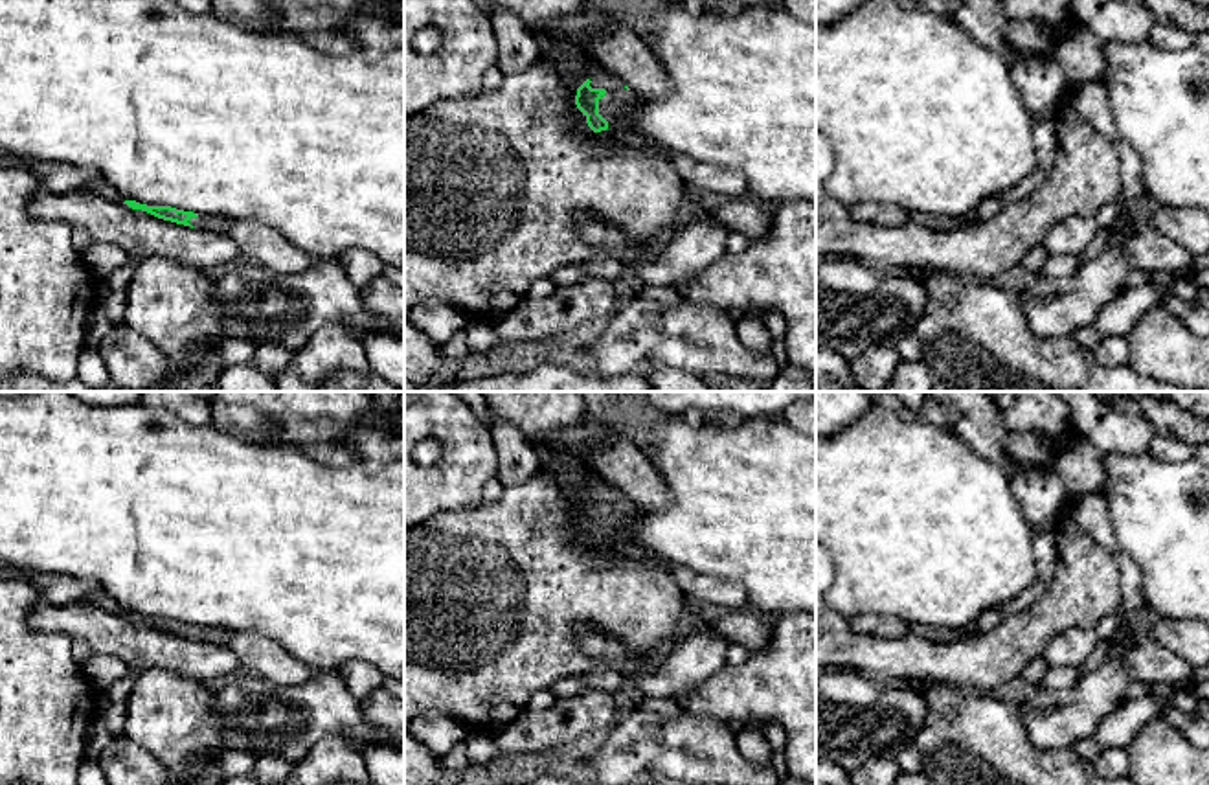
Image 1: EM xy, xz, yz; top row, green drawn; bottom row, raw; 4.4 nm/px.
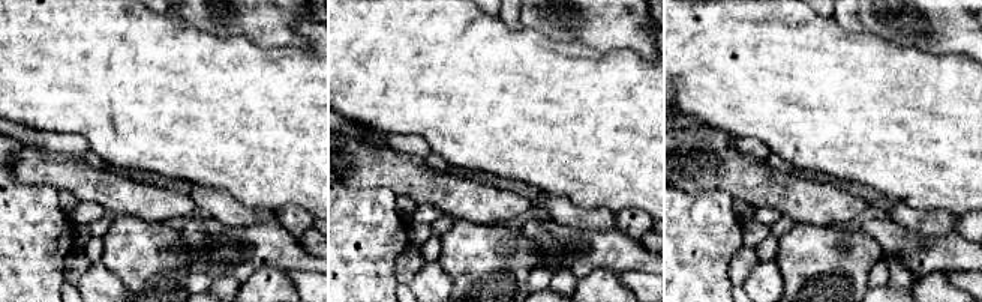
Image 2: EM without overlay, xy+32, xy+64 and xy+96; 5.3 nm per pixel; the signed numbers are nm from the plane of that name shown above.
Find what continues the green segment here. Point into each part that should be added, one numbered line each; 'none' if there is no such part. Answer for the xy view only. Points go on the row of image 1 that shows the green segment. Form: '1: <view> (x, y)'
1: xy (212, 223)

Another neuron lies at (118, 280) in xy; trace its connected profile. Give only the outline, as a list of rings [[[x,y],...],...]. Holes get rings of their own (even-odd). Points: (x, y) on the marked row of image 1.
[[[127,263],[125,267],[119,267],[116,270],[112,270],[108,276],[101,278],[105,281],[105,285],[110,290],[127,290],[130,279],[134,274],[134,263]]]

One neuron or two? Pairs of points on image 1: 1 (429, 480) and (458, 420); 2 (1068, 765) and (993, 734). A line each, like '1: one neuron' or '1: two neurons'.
1: one neuron
2: one neuron

